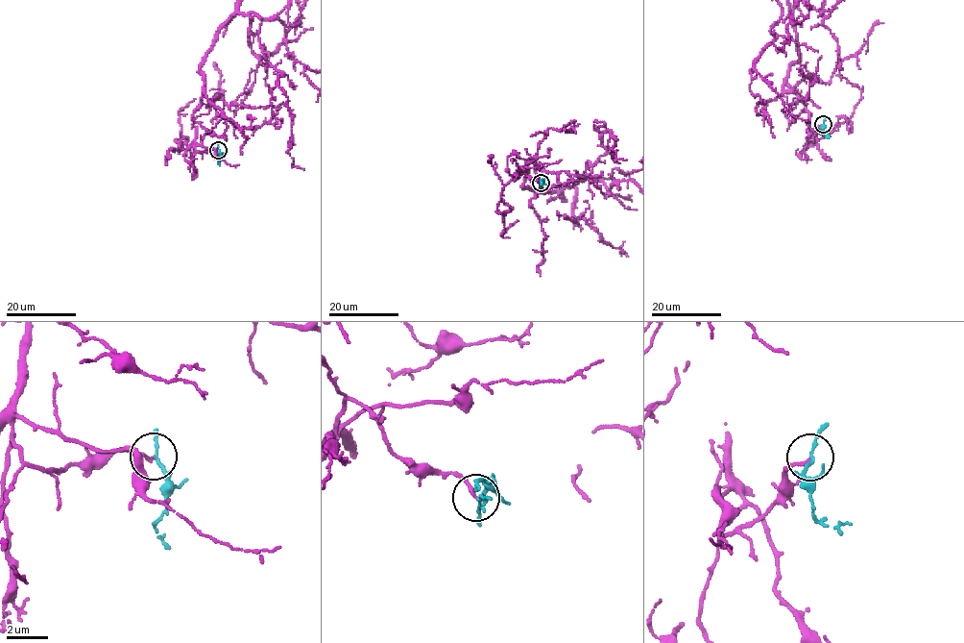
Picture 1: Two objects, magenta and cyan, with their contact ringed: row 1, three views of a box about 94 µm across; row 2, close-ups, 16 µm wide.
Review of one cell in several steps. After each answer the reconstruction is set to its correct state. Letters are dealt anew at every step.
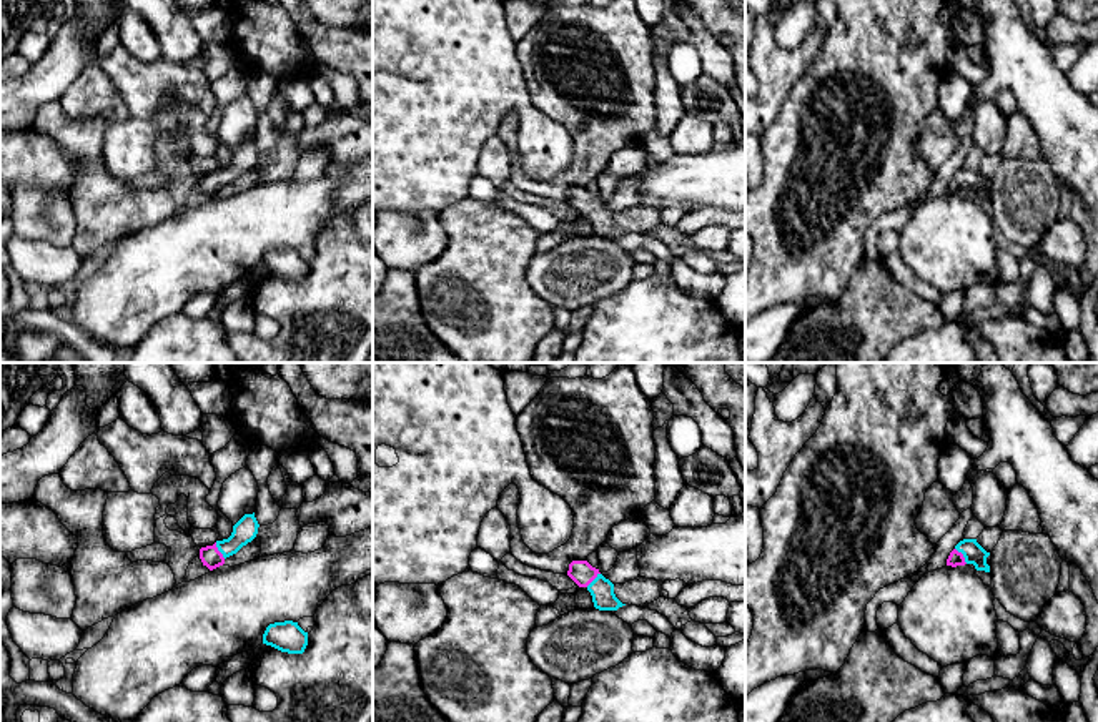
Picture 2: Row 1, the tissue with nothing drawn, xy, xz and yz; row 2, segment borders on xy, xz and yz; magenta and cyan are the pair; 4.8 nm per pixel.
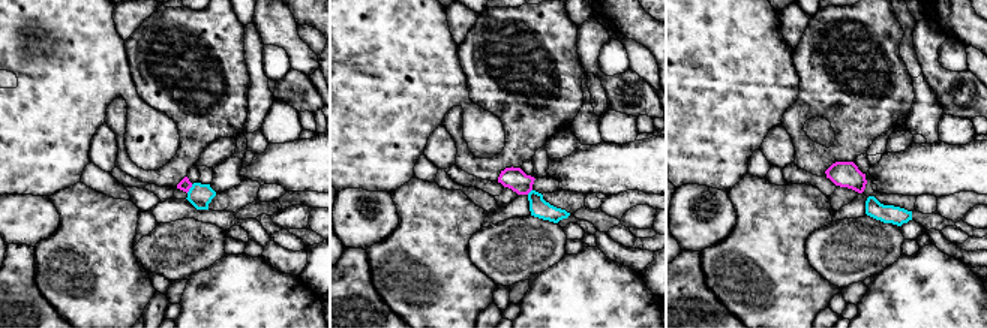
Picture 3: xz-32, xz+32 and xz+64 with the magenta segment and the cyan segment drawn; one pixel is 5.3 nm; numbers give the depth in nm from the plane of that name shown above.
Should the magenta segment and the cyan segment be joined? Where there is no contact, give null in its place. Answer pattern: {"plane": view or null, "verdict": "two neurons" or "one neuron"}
{"plane": "yz", "verdict": "one neuron"}

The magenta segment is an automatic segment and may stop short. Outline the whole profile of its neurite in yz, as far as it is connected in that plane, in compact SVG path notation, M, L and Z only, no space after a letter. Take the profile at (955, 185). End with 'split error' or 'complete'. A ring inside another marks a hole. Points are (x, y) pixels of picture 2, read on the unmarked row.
M963 166L955 176L950 180L947 186L947 193L957 195L965 191L973 191L977 198L990 200L990 193L987 191L987 180L977 166Z; split error

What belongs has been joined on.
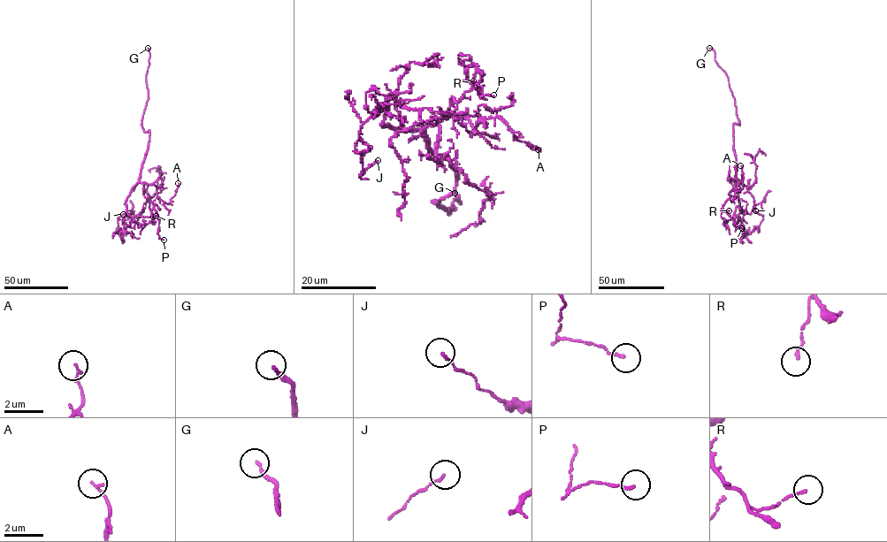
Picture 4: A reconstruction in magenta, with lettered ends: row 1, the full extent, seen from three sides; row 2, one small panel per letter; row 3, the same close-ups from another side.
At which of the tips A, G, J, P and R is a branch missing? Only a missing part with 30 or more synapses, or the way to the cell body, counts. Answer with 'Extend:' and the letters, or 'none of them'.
Extend: G

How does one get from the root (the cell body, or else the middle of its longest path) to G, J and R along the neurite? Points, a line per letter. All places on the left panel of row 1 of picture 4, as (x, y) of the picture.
G: (145, 158), (149, 131), (144, 131), (141, 118), (148, 98), (146, 74), (149, 53), (148, 48)
J: (145, 158), (139, 180), (126, 202), (124, 228), (118, 232), (116, 229), (117, 218), (123, 214)
R: (145, 158), (139, 181), (148, 185), (147, 194), (156, 204), (156, 216)

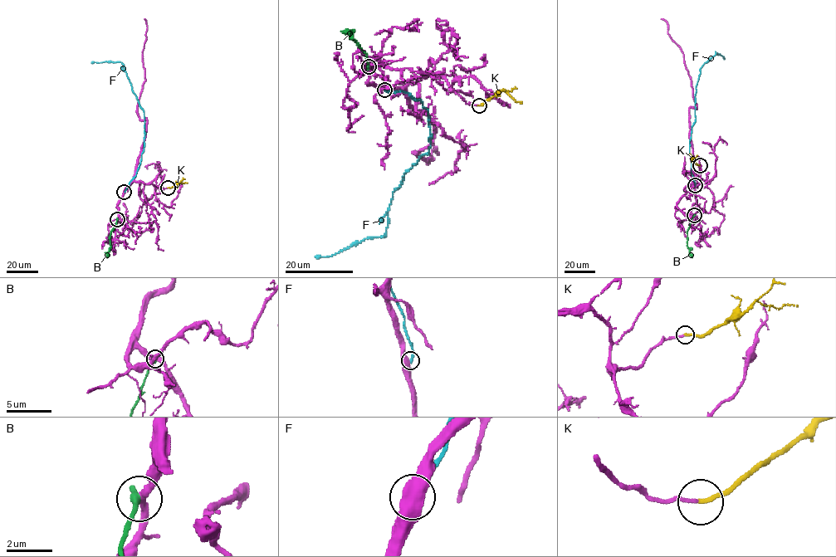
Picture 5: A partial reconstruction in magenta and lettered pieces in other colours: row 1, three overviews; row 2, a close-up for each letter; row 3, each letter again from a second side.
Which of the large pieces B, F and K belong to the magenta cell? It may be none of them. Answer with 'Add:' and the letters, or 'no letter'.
Add: K

